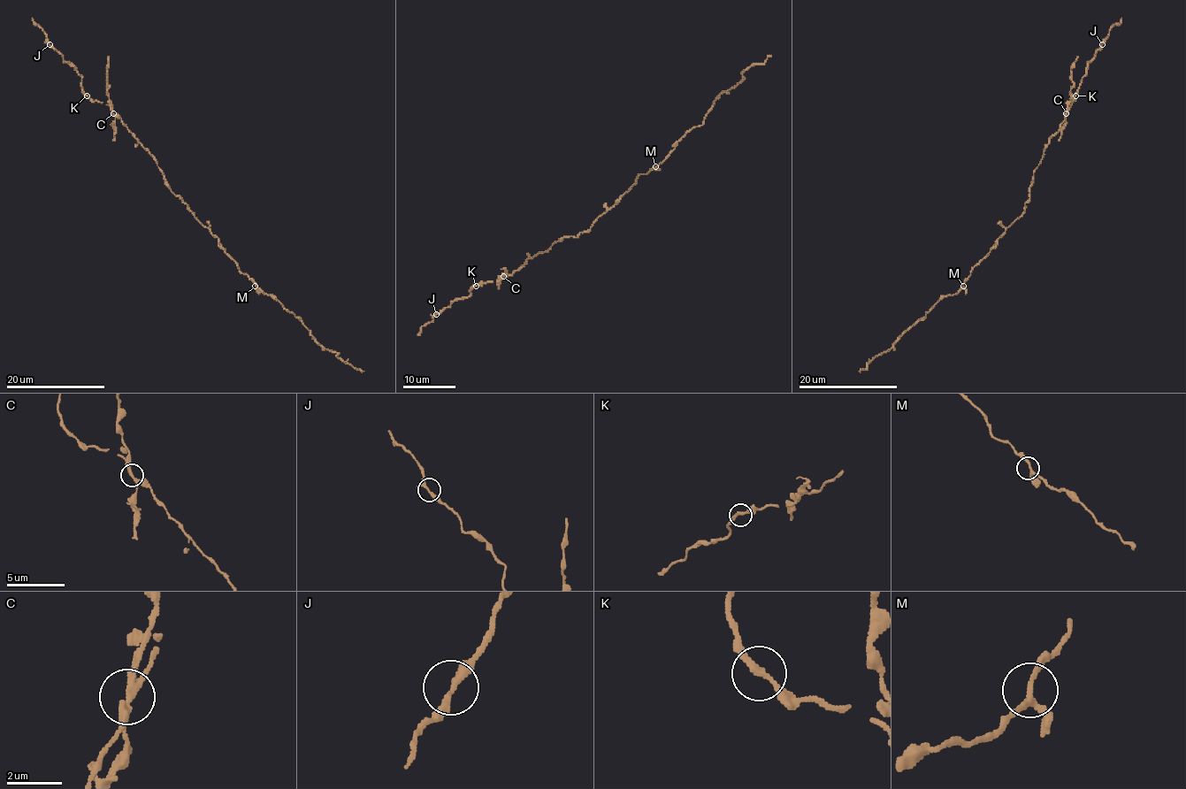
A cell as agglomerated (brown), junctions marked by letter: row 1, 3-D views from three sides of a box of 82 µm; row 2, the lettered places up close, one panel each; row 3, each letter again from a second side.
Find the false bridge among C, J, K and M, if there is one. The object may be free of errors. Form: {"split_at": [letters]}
{"split_at": ["C"]}

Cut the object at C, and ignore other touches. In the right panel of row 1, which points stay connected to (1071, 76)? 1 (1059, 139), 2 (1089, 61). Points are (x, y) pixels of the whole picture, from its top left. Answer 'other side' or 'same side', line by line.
1: same side
2: other side

